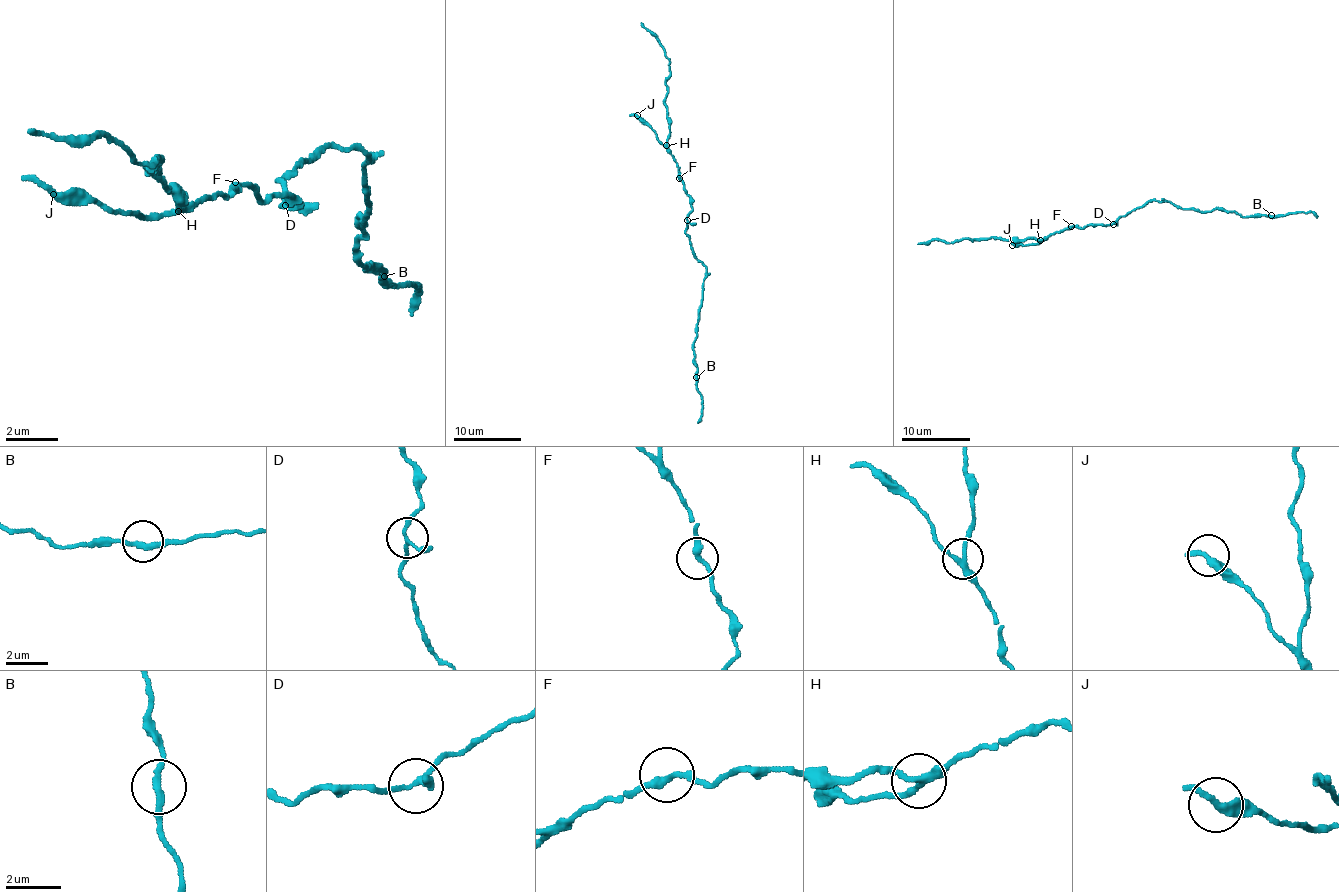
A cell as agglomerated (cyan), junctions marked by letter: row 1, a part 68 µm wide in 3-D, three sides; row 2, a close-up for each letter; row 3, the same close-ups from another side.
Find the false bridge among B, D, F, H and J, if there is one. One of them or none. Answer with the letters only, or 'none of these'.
H

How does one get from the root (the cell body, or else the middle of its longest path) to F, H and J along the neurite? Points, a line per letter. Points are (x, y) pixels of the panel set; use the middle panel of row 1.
F: (688, 220), (692, 210), (691, 196), (679, 178)
H: (688, 220), (692, 210), (691, 196), (666, 145)
J: (688, 220), (692, 210), (691, 196), (684, 188), (677, 162), (657, 135), (637, 115)

